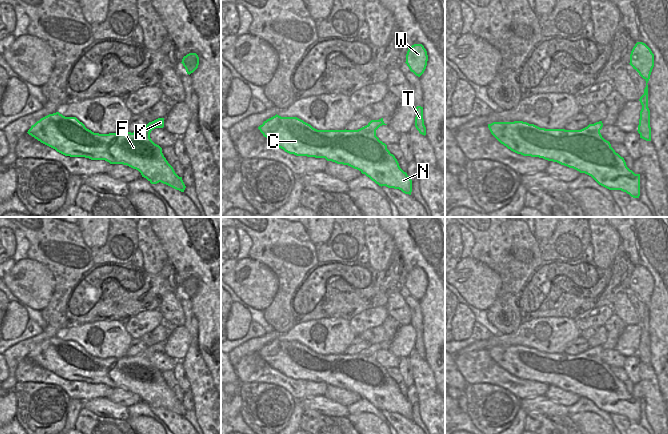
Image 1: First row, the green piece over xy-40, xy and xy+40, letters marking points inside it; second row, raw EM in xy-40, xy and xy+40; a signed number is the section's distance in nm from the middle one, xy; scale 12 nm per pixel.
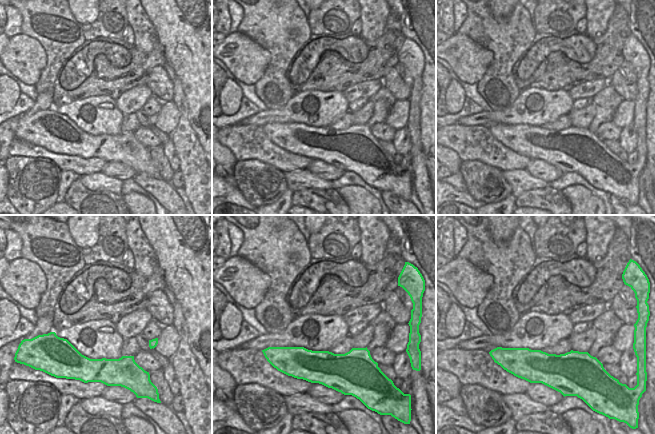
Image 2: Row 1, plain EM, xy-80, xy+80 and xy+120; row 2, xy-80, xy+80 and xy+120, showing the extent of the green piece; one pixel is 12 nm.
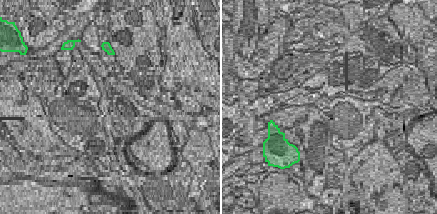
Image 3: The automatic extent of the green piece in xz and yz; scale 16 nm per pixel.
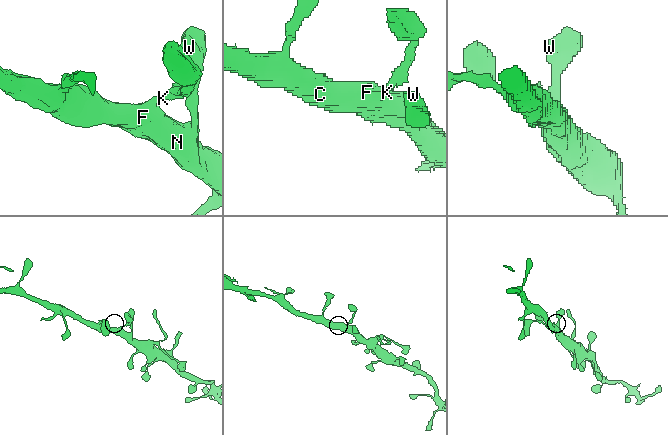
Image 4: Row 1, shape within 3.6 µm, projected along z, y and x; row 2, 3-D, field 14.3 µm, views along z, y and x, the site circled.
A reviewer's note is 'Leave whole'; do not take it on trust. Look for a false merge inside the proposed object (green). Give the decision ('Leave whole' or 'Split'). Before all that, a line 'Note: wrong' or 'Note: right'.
Note: right
Leave whole.

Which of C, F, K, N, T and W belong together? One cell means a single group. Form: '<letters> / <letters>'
C F K N T W

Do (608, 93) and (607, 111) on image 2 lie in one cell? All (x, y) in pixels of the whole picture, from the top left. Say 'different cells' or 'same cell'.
same cell

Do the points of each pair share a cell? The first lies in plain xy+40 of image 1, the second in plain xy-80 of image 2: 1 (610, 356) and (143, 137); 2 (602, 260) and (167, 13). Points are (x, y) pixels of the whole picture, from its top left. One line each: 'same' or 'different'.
1: same
2: different

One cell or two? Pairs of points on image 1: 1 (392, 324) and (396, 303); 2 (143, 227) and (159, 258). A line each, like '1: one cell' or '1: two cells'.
1: two cells
2: one cell

